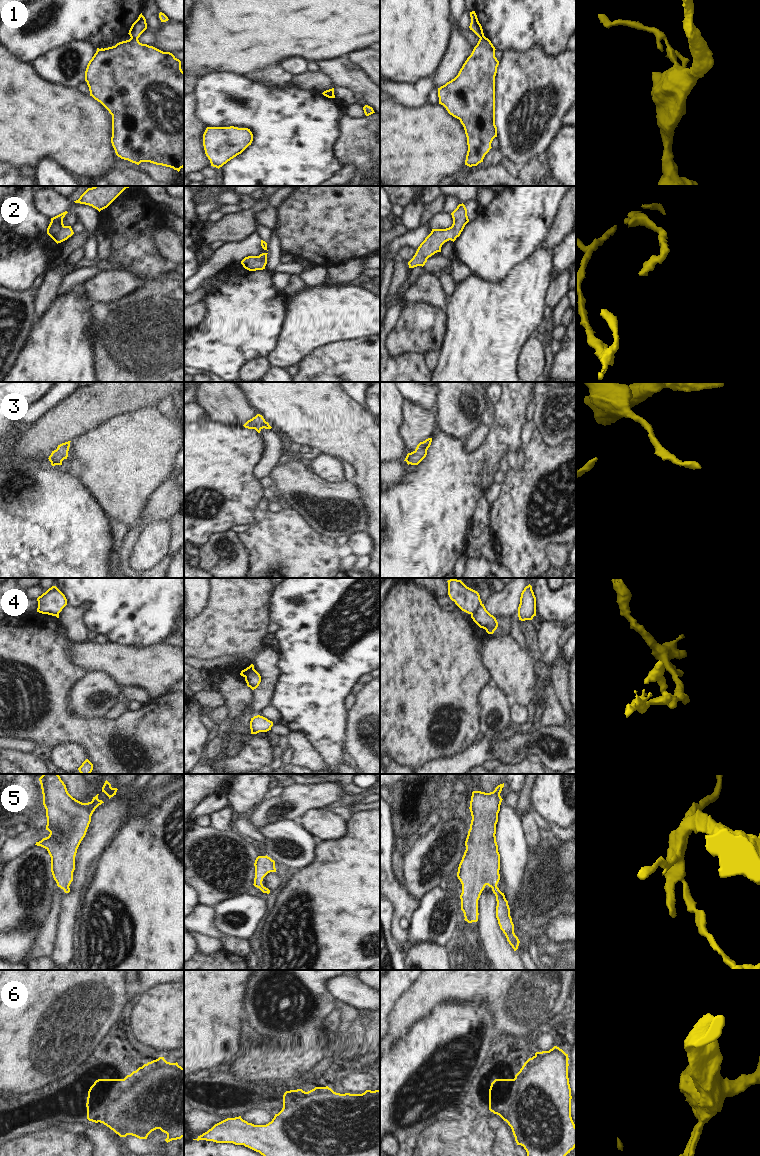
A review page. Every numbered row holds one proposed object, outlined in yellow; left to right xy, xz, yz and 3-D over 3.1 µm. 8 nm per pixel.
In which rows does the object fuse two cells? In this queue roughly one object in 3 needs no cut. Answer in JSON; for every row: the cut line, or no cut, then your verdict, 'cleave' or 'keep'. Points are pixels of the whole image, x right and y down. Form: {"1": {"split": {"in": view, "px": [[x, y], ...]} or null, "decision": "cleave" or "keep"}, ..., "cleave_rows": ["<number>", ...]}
{"1": {"split": {"in": "xy", "px": [[131, 37], [137, 39]]}, "decision": "cleave"}, "2": {"split": null, "decision": "keep"}, "3": {"split": null, "decision": "keep"}, "4": {"split": {"in": "yz", "px": [[481, 603], [471, 614]]}, "decision": "cleave"}, "5": {"split": null, "decision": "keep"}, "6": {"split": null, "decision": "keep"}, "cleave_rows": ["1", "4"]}

